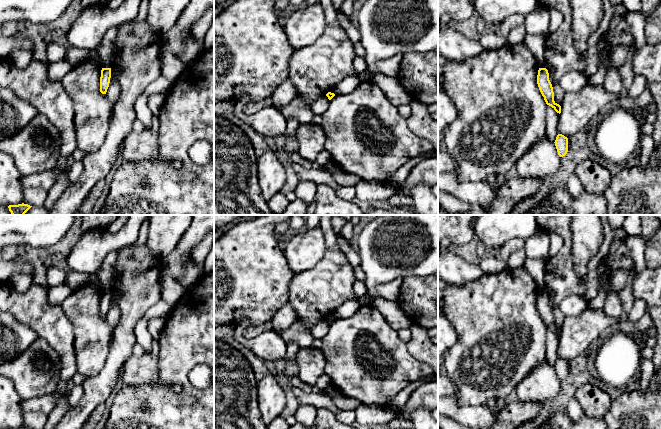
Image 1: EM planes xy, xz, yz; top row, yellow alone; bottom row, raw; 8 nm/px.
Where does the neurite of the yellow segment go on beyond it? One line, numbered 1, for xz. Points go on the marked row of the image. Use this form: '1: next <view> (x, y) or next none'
1: next none

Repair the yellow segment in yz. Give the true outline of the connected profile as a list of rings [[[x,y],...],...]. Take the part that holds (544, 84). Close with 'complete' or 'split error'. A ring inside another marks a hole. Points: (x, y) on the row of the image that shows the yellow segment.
[[[539,68],[537,84],[547,105],[551,106],[557,113],[561,113],[561,106],[554,101],[554,92],[549,80],[549,73],[546,68]]]; complete

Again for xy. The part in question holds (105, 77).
[[[102,68],[100,77],[100,92],[106,94],[111,78],[111,68]]]; complete

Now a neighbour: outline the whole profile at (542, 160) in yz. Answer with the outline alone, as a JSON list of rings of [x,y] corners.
[[[545,135],[517,160],[515,166],[519,177],[546,178],[558,171],[560,160],[555,143]]]

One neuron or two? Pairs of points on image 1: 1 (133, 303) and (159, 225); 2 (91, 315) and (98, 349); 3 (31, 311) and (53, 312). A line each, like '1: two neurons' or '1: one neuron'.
1: two neurons
2: one neuron
3: one neuron

